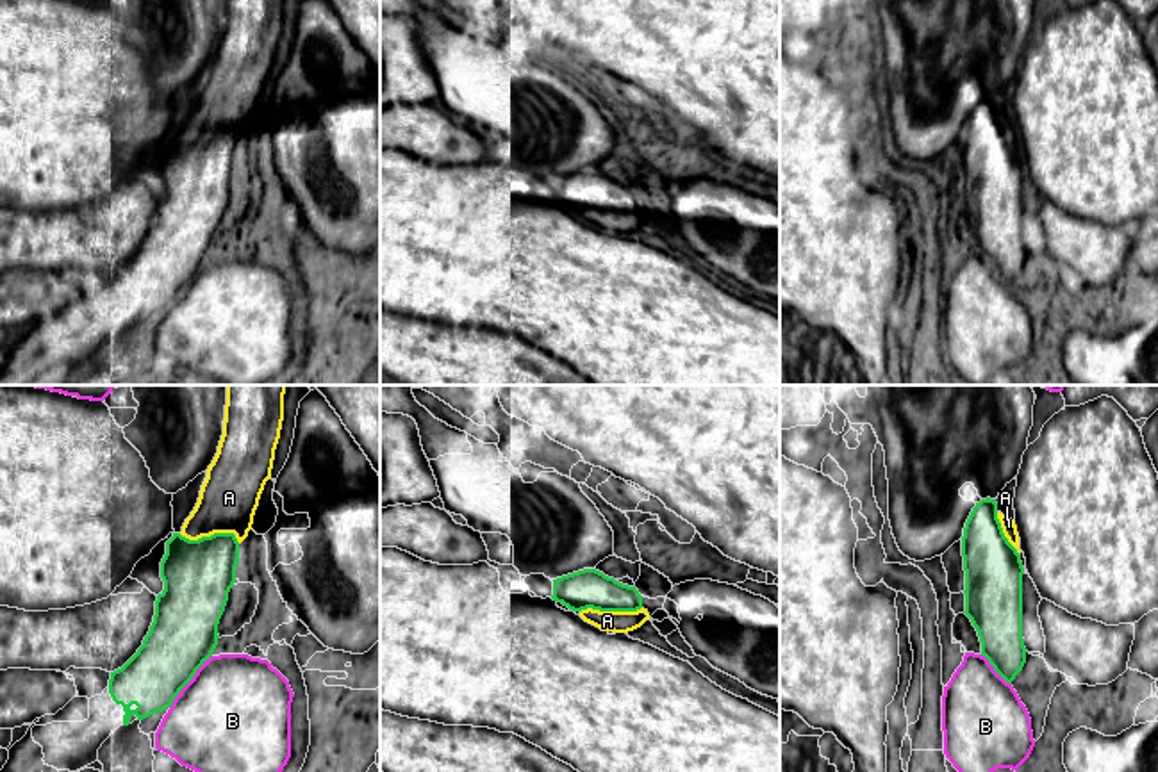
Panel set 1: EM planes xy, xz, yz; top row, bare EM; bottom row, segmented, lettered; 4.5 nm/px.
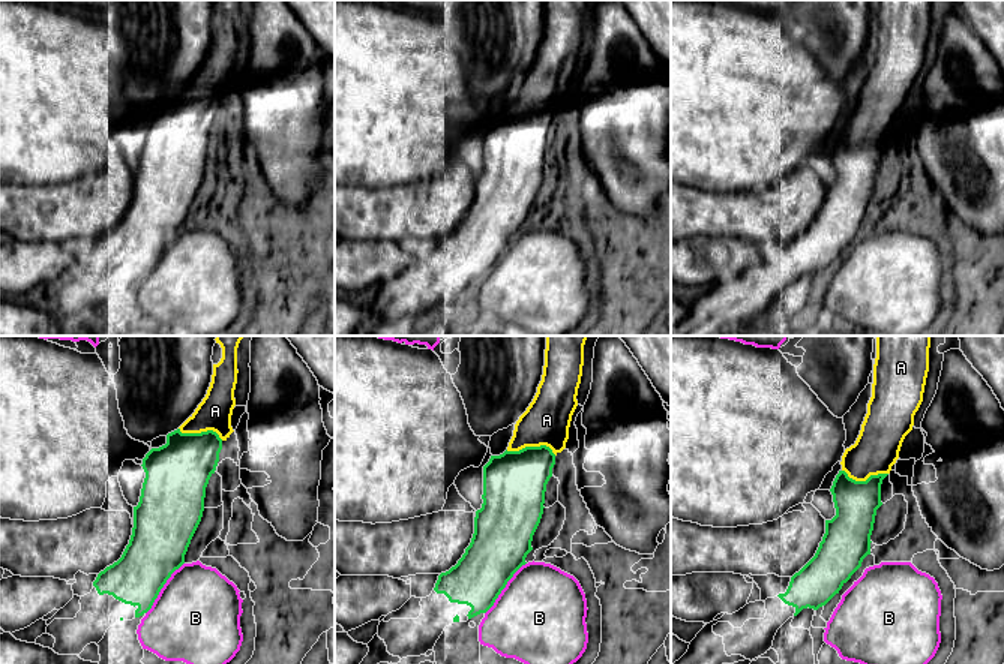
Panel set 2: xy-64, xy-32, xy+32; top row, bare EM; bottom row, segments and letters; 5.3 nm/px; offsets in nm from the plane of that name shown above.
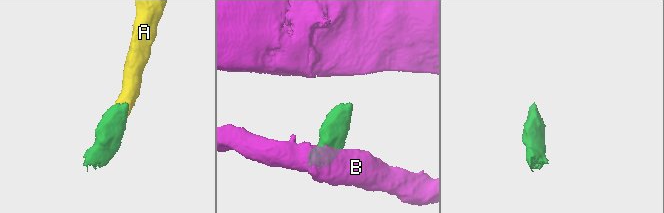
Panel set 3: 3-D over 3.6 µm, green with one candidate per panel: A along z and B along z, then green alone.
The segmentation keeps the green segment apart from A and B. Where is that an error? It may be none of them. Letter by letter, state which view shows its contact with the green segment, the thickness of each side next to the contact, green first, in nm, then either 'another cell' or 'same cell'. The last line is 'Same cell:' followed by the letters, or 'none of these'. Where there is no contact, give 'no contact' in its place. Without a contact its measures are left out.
A: xy | 320/260 nm | same cell
B: xy | 300/500 nm | another cell
Same cell: A

